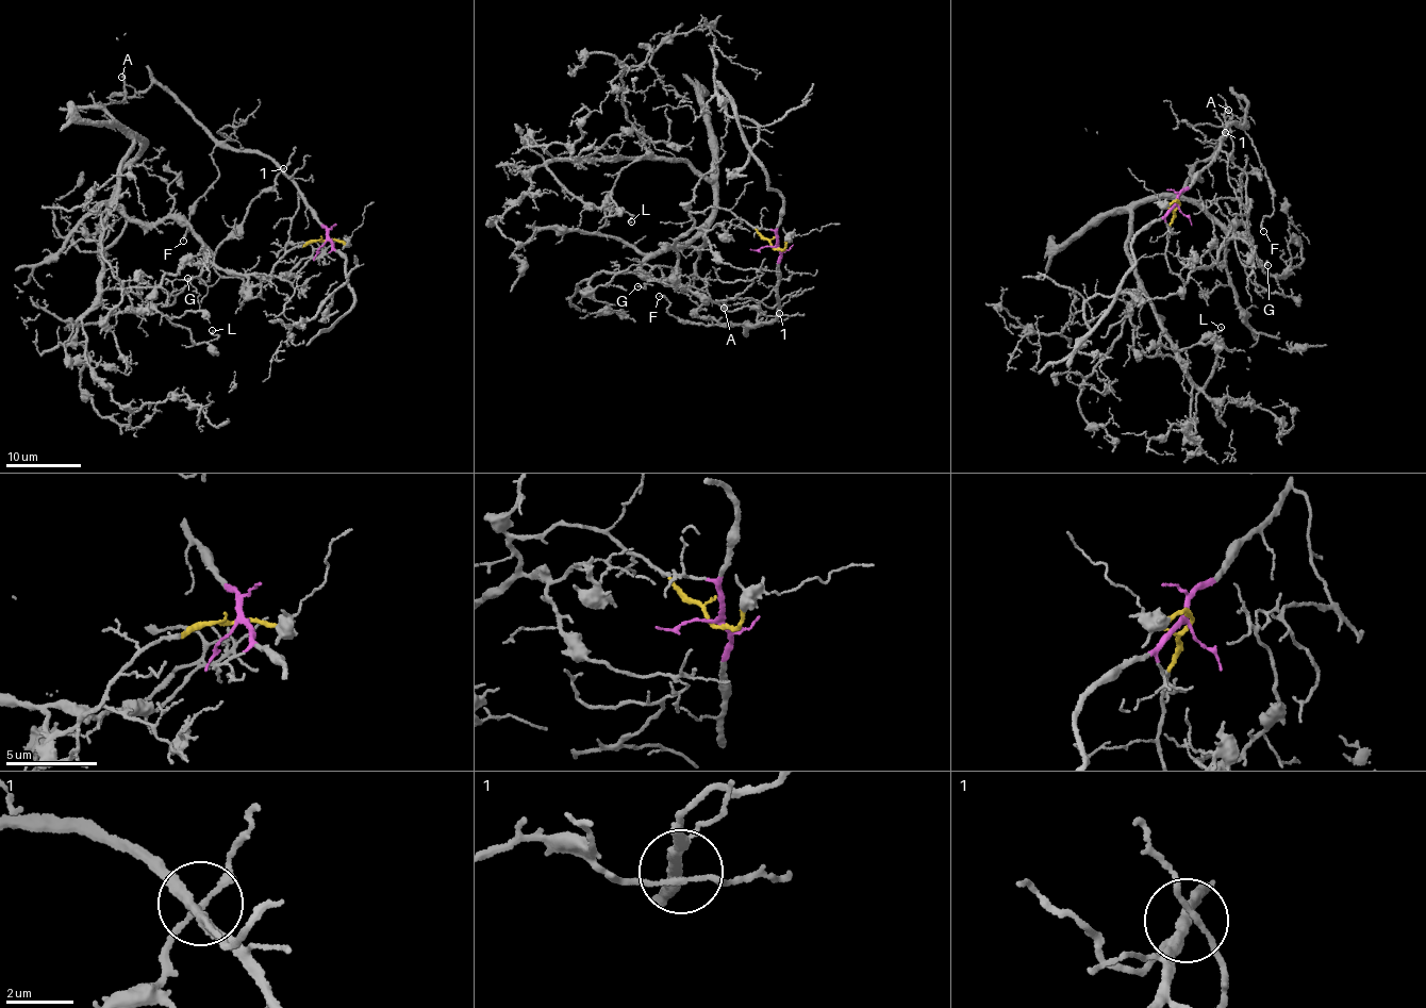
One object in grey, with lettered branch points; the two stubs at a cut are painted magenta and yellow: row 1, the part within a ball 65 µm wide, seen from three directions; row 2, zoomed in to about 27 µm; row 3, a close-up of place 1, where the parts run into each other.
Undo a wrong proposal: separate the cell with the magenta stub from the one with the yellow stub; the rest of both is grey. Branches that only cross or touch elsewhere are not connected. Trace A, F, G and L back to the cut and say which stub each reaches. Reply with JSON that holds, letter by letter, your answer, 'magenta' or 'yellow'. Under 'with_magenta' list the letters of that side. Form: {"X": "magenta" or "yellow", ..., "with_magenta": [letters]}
{"A": "yellow", "F": "magenta", "G": "yellow", "L": "yellow", "with_magenta": ["F"]}

